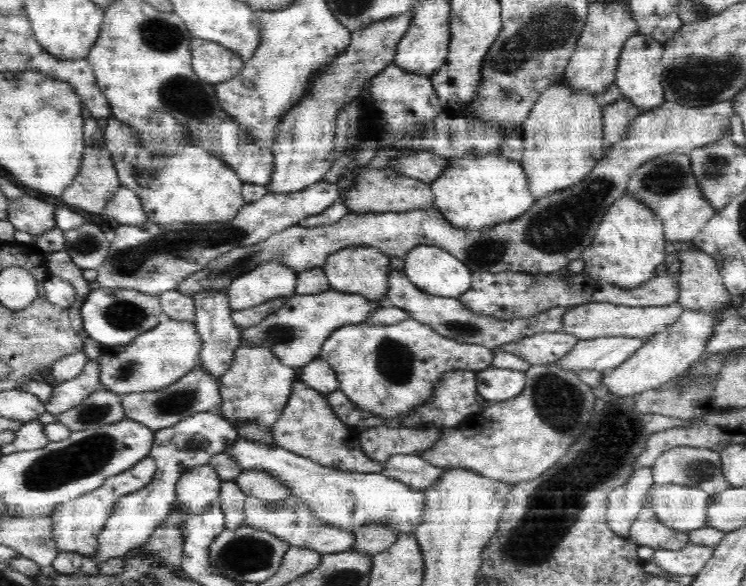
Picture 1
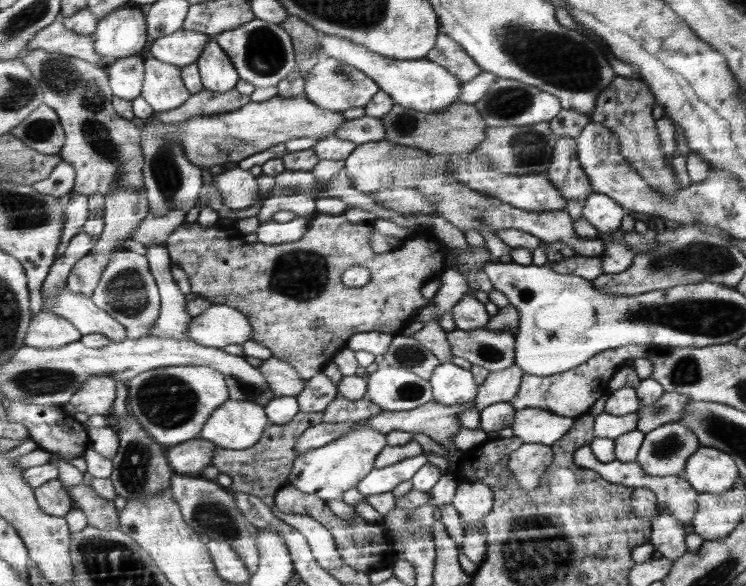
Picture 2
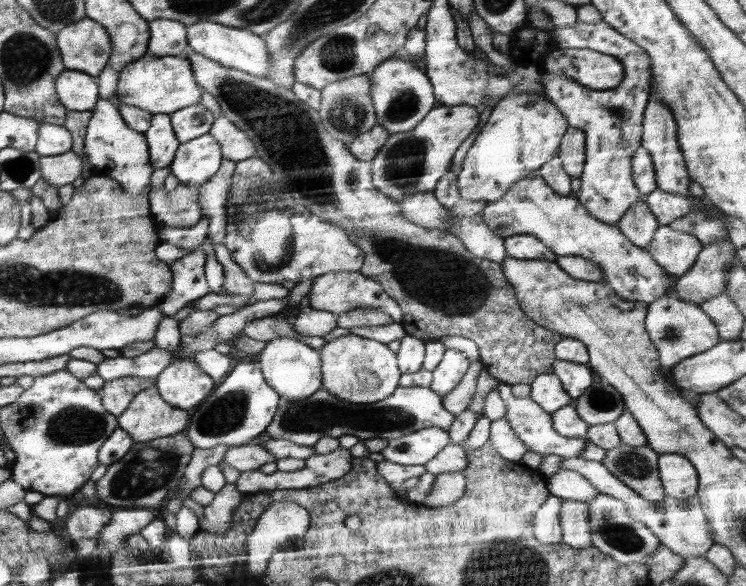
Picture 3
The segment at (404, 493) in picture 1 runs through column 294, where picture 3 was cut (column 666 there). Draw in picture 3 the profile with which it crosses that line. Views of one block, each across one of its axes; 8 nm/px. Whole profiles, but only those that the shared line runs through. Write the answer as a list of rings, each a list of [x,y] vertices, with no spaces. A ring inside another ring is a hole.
[[[677,452],[660,454],[660,477],[665,496],[681,501],[696,495],[700,486],[700,478],[692,461]]]

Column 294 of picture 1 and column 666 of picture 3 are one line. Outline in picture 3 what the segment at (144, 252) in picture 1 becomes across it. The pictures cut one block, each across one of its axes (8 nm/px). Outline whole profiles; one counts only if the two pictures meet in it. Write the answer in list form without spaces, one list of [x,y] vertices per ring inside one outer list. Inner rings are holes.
[[[660,189],[650,192],[650,195],[646,195],[643,198],[646,204],[649,204],[657,220],[661,222],[661,226],[666,226],[676,220],[676,218],[682,218],[689,212],[693,212],[693,210],[703,208],[700,200],[690,200],[686,196],[663,192]]]

